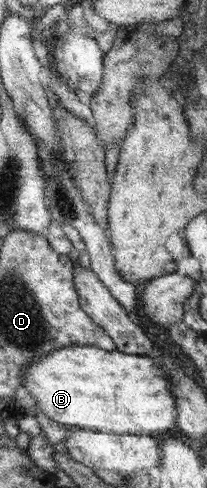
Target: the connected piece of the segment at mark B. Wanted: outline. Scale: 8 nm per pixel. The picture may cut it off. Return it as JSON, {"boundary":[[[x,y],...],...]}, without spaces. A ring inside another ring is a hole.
{"boundary":[[[77,345],[65,347],[53,352],[53,354],[49,353],[40,359],[36,359],[36,361],[32,361],[32,363],[28,365],[28,369],[24,375],[23,387],[25,387],[31,397],[35,399],[35,405],[37,405],[41,412],[47,415],[51,420],[58,422],[59,425],[63,424],[67,427],[73,426],[117,435],[150,435],[156,436],[158,439],[165,438],[173,433],[178,433],[178,408],[176,407],[174,392],[171,391],[168,373],[157,360],[151,357],[130,355],[123,351],[106,351],[102,348],[90,346]]]}

